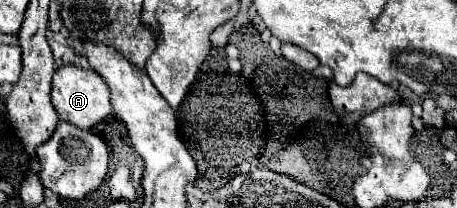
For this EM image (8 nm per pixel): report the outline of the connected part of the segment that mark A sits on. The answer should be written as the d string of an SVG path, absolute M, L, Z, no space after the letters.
M61 66L55 70L53 84L51 84L51 102L59 116L59 120L67 120L69 124L75 124L77 128L89 128L113 114L111 102L109 102L109 88L103 82L103 78L93 72L91 68L81 66Z

